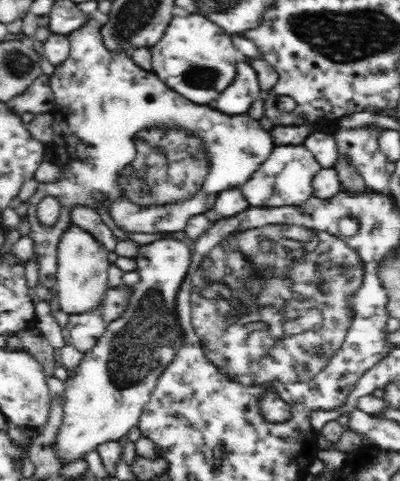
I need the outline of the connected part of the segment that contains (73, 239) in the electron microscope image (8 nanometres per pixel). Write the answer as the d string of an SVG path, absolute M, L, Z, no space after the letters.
M72 224L62 234L57 250L57 271L53 290L58 294L62 312L82 316L97 310L104 302L108 287L109 252L91 235Z

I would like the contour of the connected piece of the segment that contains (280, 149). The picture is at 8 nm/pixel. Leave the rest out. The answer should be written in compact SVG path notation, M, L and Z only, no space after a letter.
M305 144L275 145L270 156L256 169L252 178L244 186L240 186L240 190L250 206L300 206L308 198L312 198L312 181L322 169L323 166Z

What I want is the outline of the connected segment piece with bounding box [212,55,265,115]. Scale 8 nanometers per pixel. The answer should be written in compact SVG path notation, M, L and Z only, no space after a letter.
M241 55L237 60L237 75L234 82L212 103L224 114L248 114L248 108L255 100L264 97L259 87L258 75L252 65L250 57Z

